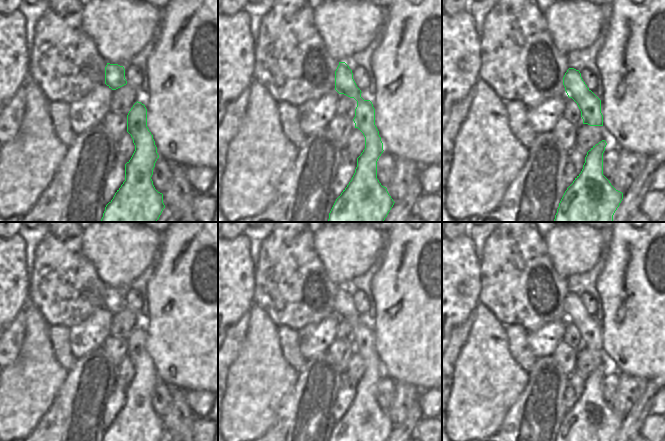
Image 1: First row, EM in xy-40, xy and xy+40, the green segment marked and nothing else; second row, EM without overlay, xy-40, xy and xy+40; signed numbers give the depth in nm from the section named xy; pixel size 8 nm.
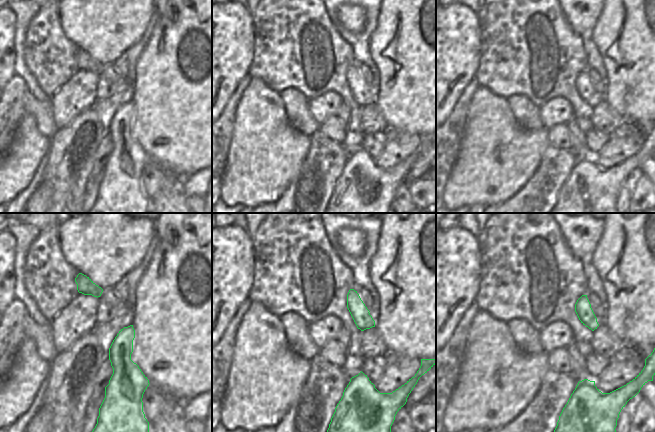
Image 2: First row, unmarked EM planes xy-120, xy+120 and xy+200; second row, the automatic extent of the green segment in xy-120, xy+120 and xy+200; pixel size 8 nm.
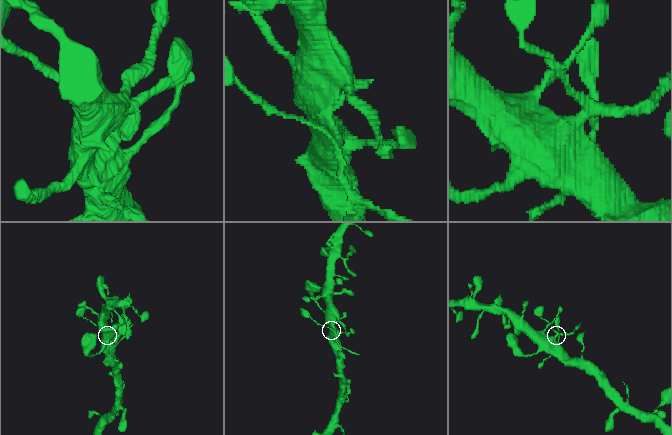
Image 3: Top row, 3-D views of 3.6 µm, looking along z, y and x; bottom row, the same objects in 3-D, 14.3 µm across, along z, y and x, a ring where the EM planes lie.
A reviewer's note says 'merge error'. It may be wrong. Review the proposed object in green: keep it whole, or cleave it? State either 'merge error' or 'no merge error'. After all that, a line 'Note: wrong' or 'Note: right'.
no merge error
Note: wrong

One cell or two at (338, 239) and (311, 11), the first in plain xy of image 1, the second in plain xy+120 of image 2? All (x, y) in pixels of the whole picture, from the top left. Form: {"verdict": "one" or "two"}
{"verdict": "two"}

